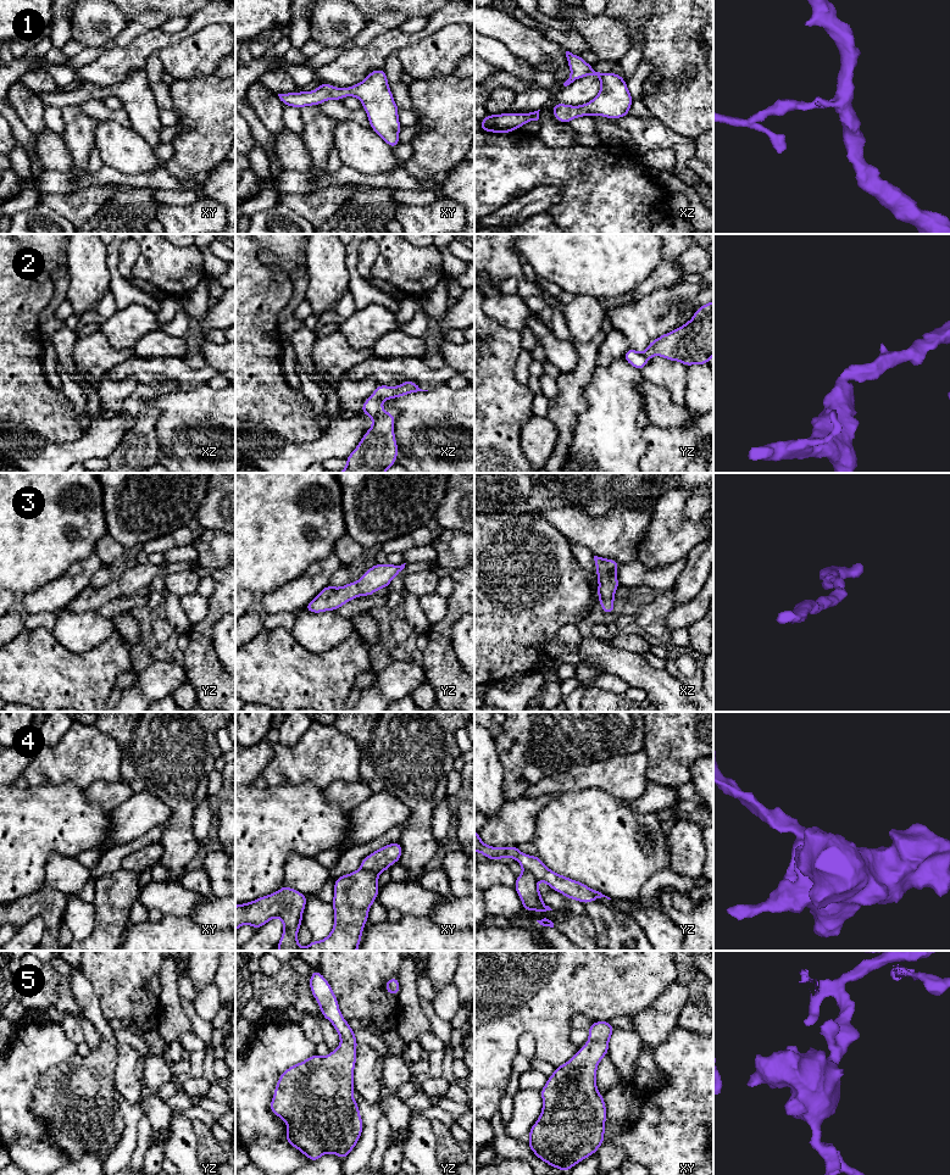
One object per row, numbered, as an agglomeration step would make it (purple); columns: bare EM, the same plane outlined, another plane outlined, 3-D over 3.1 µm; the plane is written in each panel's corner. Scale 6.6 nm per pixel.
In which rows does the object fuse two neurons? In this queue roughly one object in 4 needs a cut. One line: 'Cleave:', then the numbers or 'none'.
Cleave: 4

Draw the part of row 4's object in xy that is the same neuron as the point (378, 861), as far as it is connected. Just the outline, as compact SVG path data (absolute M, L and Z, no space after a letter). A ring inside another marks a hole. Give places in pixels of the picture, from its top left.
M393 842L372 852L361 862L361 869L379 875L384 870L389 870L389 865L398 863L402 854L400 842Z

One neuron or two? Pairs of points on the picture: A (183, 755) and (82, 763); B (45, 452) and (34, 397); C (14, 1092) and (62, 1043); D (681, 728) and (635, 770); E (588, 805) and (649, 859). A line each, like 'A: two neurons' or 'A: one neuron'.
A: two neurons
B: two neurons
C: one neuron
D: two neurons
E: one neuron

